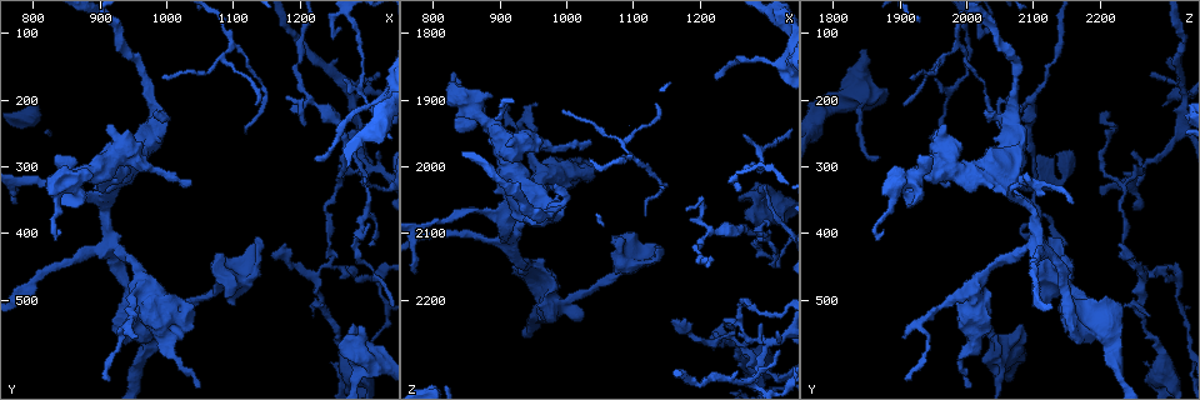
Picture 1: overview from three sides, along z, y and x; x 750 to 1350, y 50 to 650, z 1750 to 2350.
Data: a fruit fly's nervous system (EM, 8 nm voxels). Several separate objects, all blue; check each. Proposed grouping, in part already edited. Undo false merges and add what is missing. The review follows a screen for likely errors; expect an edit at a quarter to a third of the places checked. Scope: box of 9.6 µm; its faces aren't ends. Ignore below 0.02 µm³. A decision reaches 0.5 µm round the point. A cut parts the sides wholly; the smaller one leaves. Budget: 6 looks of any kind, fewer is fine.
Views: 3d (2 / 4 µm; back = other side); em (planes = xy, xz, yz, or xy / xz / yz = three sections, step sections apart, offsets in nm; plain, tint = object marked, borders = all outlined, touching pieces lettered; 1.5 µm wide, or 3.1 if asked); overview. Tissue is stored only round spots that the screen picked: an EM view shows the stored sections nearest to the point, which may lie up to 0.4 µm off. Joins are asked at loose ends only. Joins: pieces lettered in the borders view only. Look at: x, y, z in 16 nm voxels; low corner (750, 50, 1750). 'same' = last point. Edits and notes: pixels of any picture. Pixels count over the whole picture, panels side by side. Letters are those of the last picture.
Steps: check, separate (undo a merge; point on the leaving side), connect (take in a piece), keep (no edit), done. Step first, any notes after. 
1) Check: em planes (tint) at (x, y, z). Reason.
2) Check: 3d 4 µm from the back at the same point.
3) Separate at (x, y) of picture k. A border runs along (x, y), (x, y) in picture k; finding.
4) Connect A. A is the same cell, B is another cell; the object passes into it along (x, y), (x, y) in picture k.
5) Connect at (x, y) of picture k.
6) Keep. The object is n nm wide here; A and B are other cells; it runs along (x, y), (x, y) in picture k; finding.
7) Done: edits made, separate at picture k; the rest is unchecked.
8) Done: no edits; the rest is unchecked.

Check: em yz step 8 (plain) at (1260, 565, 2055). An open end.

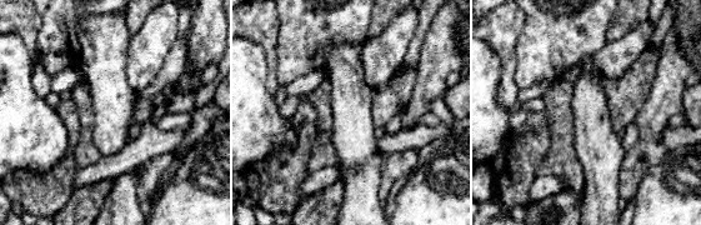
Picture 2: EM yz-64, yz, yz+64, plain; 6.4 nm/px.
Check: em yz step 8 (borders) at the same point.

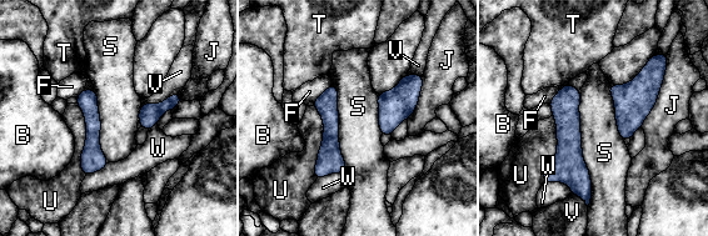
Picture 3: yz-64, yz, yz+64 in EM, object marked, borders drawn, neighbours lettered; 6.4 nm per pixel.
Keep. B, F, J, S, T, U, V and W are other cells; a border runs along (179, 93), (140, 109) in picture 3; no lettered piece goes on from it.

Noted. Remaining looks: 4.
Check: em yz step 4 (borders) at (955, 555, 1905).

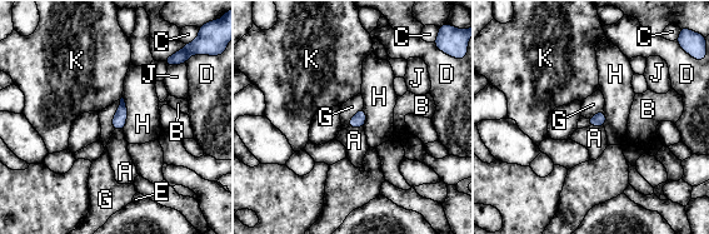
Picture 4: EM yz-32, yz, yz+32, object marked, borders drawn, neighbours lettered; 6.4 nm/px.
Check: em planes (borders) at the same point. Another direction.

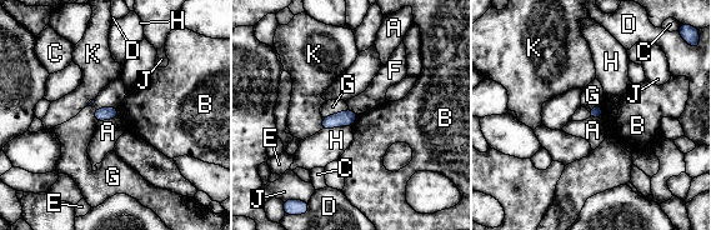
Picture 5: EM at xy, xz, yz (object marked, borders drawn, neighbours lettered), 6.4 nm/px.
Keep. The longest contact is with H, 200 nm; A, B, C, D, E, F, G, H, J and K are other cells; a border runs along (349, 109), (359, 114) in picture 5; none of them fits.

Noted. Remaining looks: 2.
Done: no edits; the rest is unchecked.

